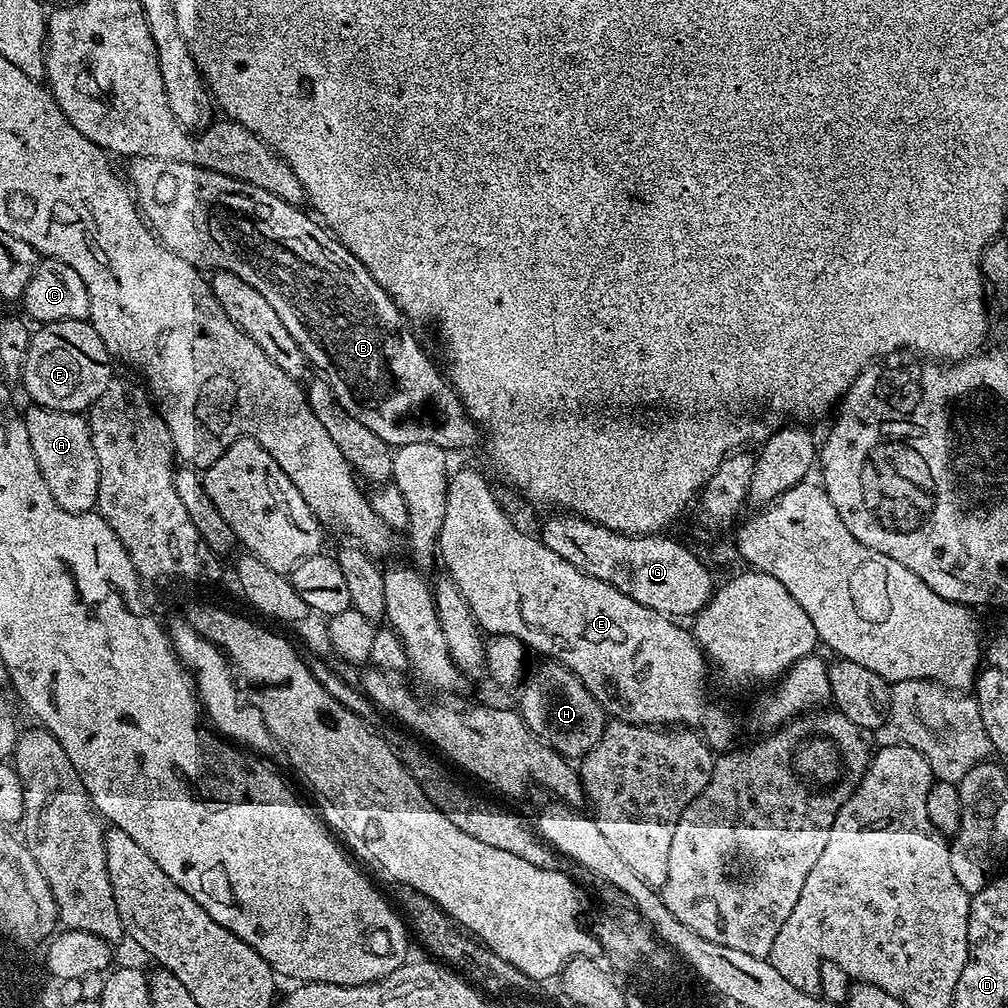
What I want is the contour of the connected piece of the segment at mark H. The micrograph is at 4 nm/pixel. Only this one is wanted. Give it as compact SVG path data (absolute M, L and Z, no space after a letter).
M544 662L544 665L532 677L530 676L527 677L528 685L527 680L523 685L524 693L521 694L518 705L518 711L529 730L565 758L582 758L587 752L594 750L604 737L606 713L604 707L590 694L590 690L586 690L584 683L564 664L555 662Z

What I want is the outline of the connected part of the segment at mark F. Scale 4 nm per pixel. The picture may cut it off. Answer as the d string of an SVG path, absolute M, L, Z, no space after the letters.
M55 320L49 324L40 324L37 329L32 332L30 350L26 350L26 362L19 378L19 383L24 384L25 394L32 399L29 401L37 408L87 413L95 400L114 383L114 361L102 338L98 338L98 330L94 330L94 326L88 320Z

